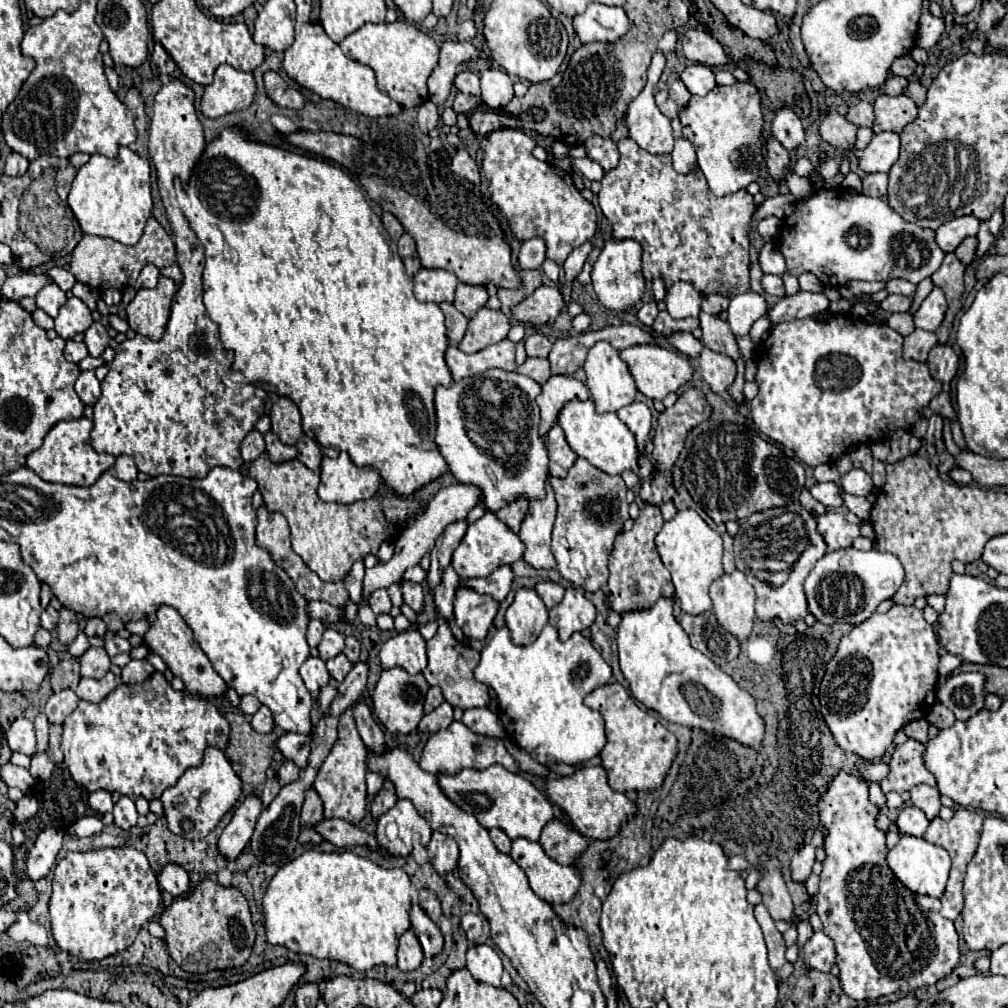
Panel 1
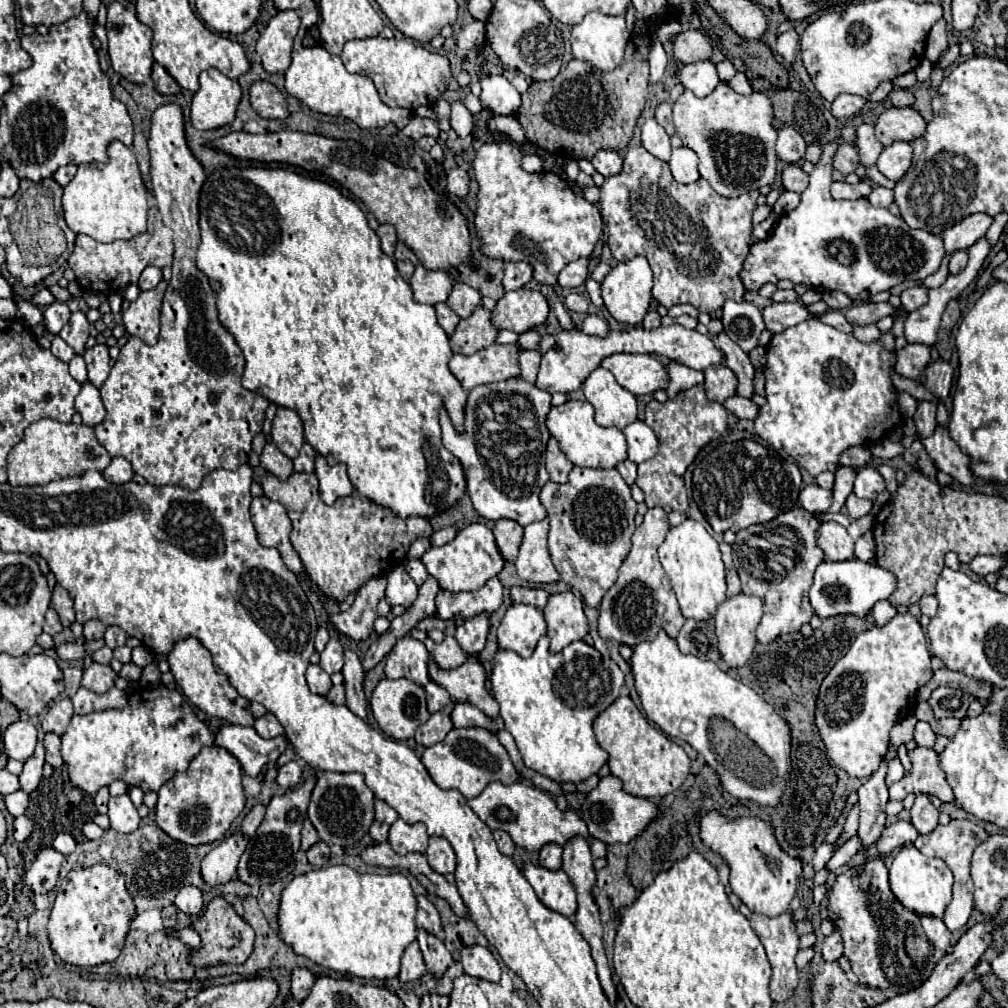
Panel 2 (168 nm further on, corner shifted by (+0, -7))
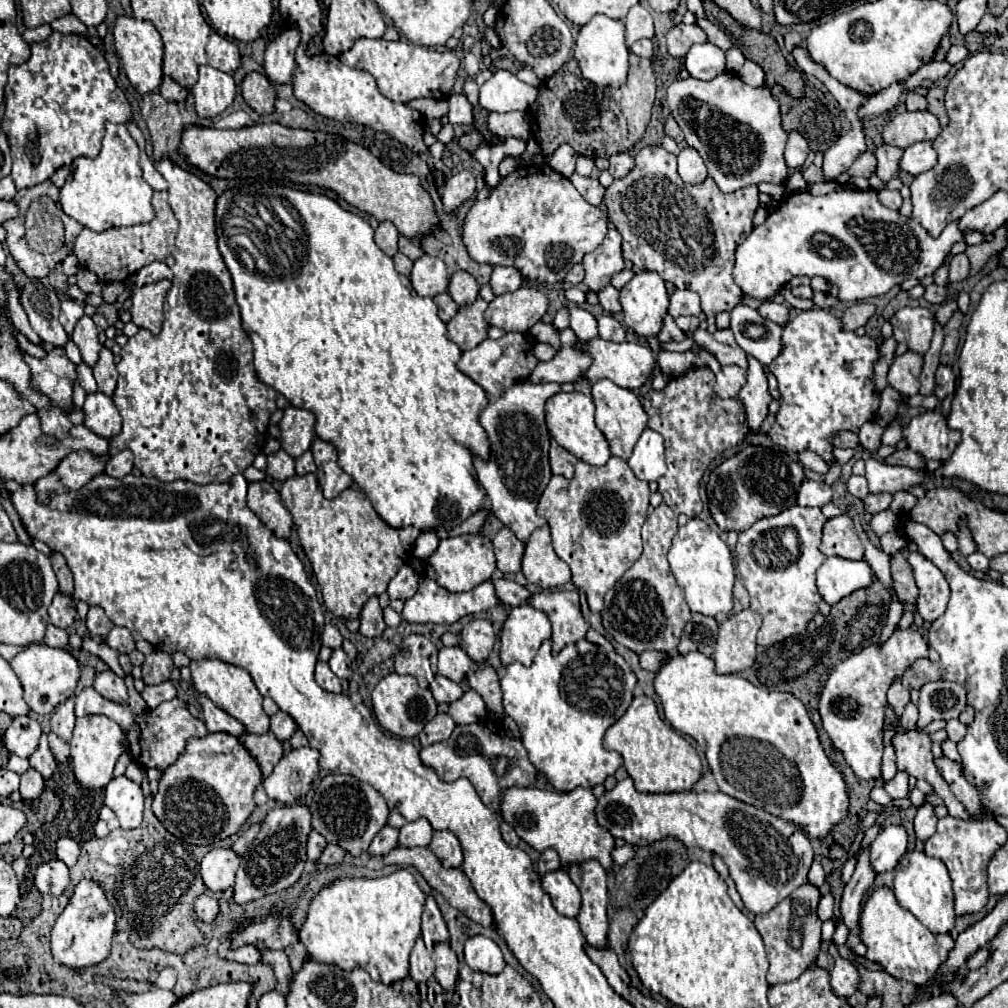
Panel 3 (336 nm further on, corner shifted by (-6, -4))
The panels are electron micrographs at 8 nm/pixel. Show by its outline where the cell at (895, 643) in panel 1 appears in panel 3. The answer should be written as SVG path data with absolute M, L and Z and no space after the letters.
M895 630L883 646L869 646L859 654L843 660L833 668L819 702L819 714L823 728L827 730L833 746L843 752L853 772L867 780L881 778L881 754L883 754L883 710L887 706L887 688L895 678L903 676L903 670L915 662L915 658L927 658L927 642L915 630Z

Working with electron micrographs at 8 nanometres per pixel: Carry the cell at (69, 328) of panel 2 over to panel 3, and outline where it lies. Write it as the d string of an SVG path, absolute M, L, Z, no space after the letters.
M83 316L79 322L77 322L77 326L75 326L75 330L73 330L73 334L71 334L71 340L79 346L79 350L81 350L81 358L83 358L83 362L87 364L87 366L95 366L95 362L97 362L97 358L99 358L99 350L103 348L103 344L99 342L99 336L97 336L99 332L97 332L97 326L93 324L93 320L89 318L89 316Z

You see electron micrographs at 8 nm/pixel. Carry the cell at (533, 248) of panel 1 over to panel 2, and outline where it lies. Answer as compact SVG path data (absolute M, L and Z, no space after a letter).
M513 261L505 263L505 277L503 277L503 287L507 291L519 289L525 283L533 279L533 267L527 261Z

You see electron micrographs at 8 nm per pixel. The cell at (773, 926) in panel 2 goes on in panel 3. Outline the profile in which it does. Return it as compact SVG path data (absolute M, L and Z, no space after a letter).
M807 882L795 892L791 892L783 902L779 902L773 910L765 914L755 916L755 928L761 934L767 958L769 958L769 970L767 970L767 982L769 984L781 984L797 980L803 970L807 970L821 950L821 920L817 916L817 904L821 900L819 886Z

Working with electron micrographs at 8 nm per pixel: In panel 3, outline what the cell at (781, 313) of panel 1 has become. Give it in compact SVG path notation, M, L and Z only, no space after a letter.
M773 300L763 302L757 310L759 310L759 314L761 314L763 318L773 320L773 322L777 322L777 324L781 324L781 326L785 326L785 322L787 322L787 318L789 318L789 310L787 310L783 304L777 304L777 302L773 302Z

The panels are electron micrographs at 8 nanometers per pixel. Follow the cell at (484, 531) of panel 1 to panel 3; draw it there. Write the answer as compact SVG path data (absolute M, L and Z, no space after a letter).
M465 534L455 538L443 538L439 542L439 548L427 558L425 562L425 576L435 580L439 586L443 586L449 592L467 592L481 582L489 580L495 572L495 554L493 544L489 538L481 534Z

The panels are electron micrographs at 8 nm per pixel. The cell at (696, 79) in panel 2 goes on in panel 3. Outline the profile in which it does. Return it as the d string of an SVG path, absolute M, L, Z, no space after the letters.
M711 42L695 44L685 56L685 68L693 78L711 80L725 72L725 52Z

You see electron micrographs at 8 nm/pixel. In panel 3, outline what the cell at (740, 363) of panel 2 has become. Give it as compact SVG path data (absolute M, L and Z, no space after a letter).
M749 356L747 384L739 392L739 400L745 406L745 422L751 432L759 432L761 422L769 414L769 402L773 400L767 390L767 378L763 366Z

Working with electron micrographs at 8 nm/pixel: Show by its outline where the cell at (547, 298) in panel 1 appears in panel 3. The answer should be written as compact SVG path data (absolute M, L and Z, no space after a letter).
M521 286L515 292L493 298L485 310L489 326L497 326L505 332L527 332L547 312L547 296L529 286Z

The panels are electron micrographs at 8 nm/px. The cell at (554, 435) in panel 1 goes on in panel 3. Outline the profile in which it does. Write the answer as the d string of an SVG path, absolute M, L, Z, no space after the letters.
M551 440L549 462L551 462L551 472L553 474L561 474L565 478L573 478L573 466L575 466L577 458L571 452L567 452L565 448L561 448L555 440Z

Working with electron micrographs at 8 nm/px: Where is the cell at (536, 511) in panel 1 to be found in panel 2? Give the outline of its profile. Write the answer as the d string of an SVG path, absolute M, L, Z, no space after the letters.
M549 517L543 521L529 523L525 527L523 543L515 561L517 575L531 583L555 583L559 581L559 573L551 563L547 551L547 533L549 533Z

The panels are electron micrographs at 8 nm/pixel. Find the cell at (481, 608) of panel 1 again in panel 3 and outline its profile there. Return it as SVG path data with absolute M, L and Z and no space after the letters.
M471 620L461 630L461 648L467 652L467 656L483 664L493 650L495 644L495 632L489 620Z

